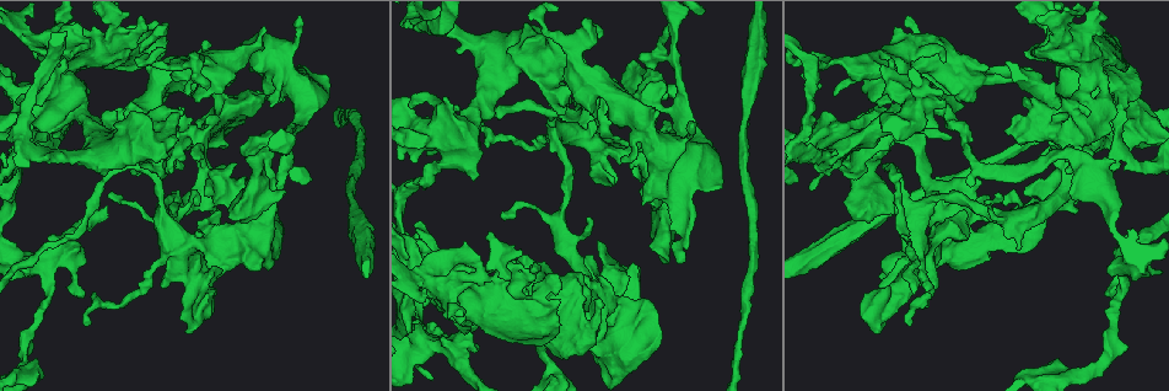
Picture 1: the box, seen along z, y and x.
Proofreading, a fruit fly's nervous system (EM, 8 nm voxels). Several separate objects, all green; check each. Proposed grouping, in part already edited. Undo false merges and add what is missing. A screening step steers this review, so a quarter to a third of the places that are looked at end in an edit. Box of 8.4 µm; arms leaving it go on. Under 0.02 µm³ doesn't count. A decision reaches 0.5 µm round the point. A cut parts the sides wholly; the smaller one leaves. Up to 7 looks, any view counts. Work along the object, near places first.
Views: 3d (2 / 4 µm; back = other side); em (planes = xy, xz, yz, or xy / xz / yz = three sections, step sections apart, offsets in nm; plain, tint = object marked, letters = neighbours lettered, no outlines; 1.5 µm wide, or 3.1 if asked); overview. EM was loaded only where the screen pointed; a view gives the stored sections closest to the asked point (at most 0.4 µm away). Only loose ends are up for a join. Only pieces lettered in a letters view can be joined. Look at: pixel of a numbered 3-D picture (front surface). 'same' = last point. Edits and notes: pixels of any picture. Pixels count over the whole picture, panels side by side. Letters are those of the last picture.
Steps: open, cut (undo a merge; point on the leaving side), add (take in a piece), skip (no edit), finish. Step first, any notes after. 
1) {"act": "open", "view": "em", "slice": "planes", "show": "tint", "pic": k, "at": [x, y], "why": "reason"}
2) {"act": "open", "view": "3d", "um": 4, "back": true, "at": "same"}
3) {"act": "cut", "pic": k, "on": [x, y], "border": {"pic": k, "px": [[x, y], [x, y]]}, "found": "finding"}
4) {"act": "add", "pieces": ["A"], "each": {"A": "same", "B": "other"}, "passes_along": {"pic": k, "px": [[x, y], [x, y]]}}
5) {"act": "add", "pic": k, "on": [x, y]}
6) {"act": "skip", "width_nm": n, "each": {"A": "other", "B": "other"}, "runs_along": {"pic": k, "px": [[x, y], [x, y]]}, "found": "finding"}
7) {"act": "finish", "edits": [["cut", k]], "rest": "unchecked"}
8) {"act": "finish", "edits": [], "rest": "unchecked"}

{"act": "open", "view": "3d", "um": 4, "pic": 1, "at": [58, 30]}

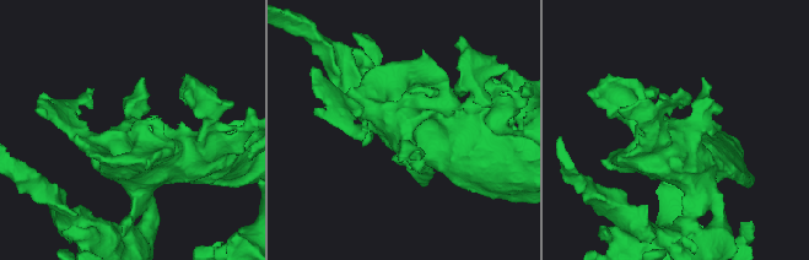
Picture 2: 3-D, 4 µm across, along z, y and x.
{"act": "open", "view": "em", "slice": "xy", "step": 8, "show": "letters", "pic": 2, "at": [127, 126], "why": "need the tissue"}

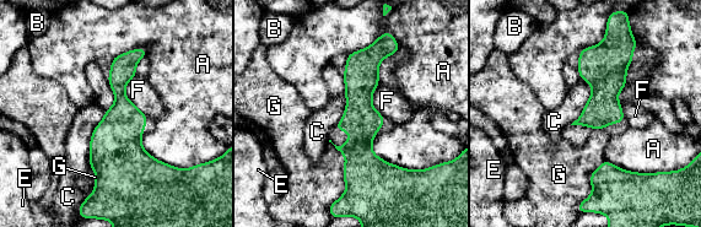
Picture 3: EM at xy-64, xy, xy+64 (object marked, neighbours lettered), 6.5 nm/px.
{"act": "skip", "longest_contact_nm": ["C", 380], "each": {"A": "other", "B": "other", "C": "other", "E": "other", "F": "other", "G": "other"}, "border": {"pic": 3, "px": [[135, 75], [124, 95], [149, 117]]}, "found": "continuous, no second neuron"}

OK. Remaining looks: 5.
{"act": "open", "view": "3d", "um": 4, "pic": 1, "at": [541, 288]}

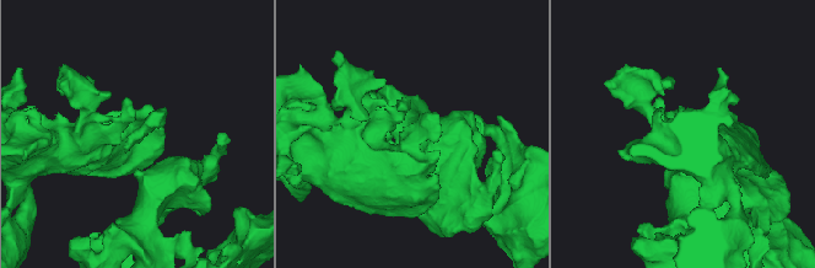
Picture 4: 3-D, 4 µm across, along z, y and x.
{"act": "open", "view": "em", "slice": "xz", "step": 8, "show": "tint", "pic": 4, "at": [137, 126], "why": "shape alone is not enough"}

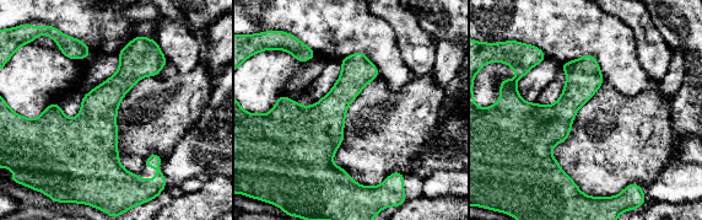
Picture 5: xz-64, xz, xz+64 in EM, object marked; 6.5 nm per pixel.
{"act": "open", "view": "em", "slice": "planes", "show": "letters", "at": "same"}

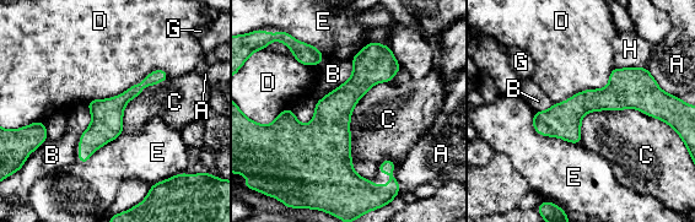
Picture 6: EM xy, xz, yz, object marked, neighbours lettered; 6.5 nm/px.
{"act": "skip", "each": {"A": "other", "B": "other", "C": "other", "D": "other", "E": "other", "G": "other", "H": "other"}, "runs_along": {"pic": 6, "px": [[671, 98], [591, 99], [535, 125]]}, "found": "all the same neuron"}

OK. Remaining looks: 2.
{"act": "open", "view": "em", "slice": "yz", "step": 4, "show": "tint", "pic": 1, "at": [191, 153], "why": "free end"}

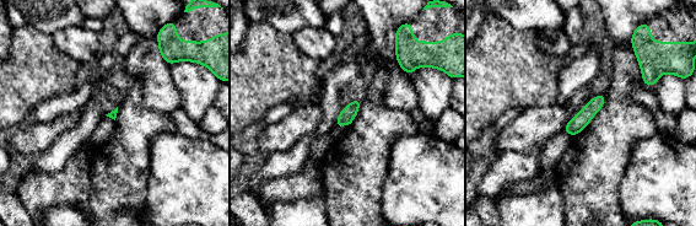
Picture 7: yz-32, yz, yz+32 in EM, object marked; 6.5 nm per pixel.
{"act": "open", "view": "em", "slice": "planes", "show": "letters", "at": "same", "why": "another direction"}

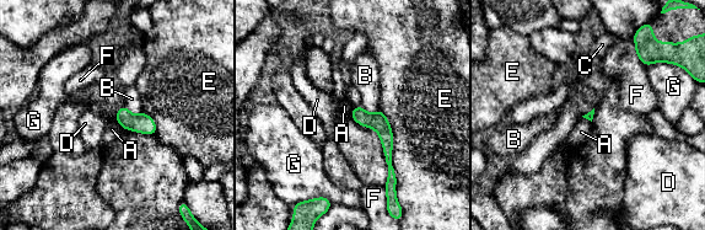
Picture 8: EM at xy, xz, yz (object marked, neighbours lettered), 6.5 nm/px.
{"act": "skip", "each": {"A": "other", "B": "other", "C": "other", "D": "other", "E": "other", "F": "other", "G": "other"}, "runs_along": {"pic": 8, "px": [[355, 111], [386, 134], [391, 177]]}, "found": "no lettered piece goes on from it"}

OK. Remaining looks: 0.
{"act": "finish", "edits": [], "rest": "unchecked"}

